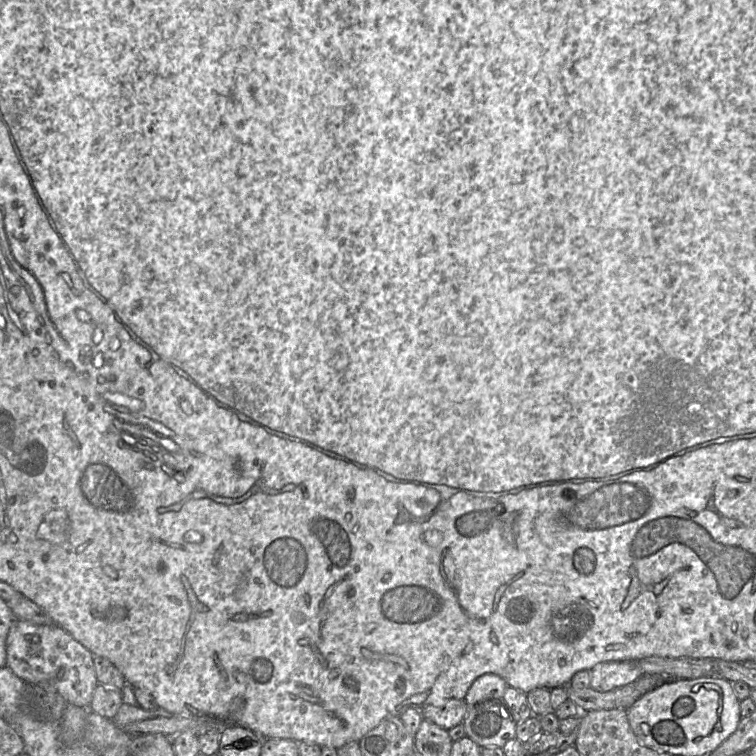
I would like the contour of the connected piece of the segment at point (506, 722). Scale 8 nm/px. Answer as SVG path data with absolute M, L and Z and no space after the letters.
M489 699L468 707L463 720L466 736L480 747L503 747L516 737L516 722L503 699Z

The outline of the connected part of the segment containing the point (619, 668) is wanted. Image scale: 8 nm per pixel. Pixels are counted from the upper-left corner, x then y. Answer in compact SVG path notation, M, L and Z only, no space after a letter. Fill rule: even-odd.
M613 661L599 663L591 669L590 687L607 692L637 680L643 671L638 661Z

